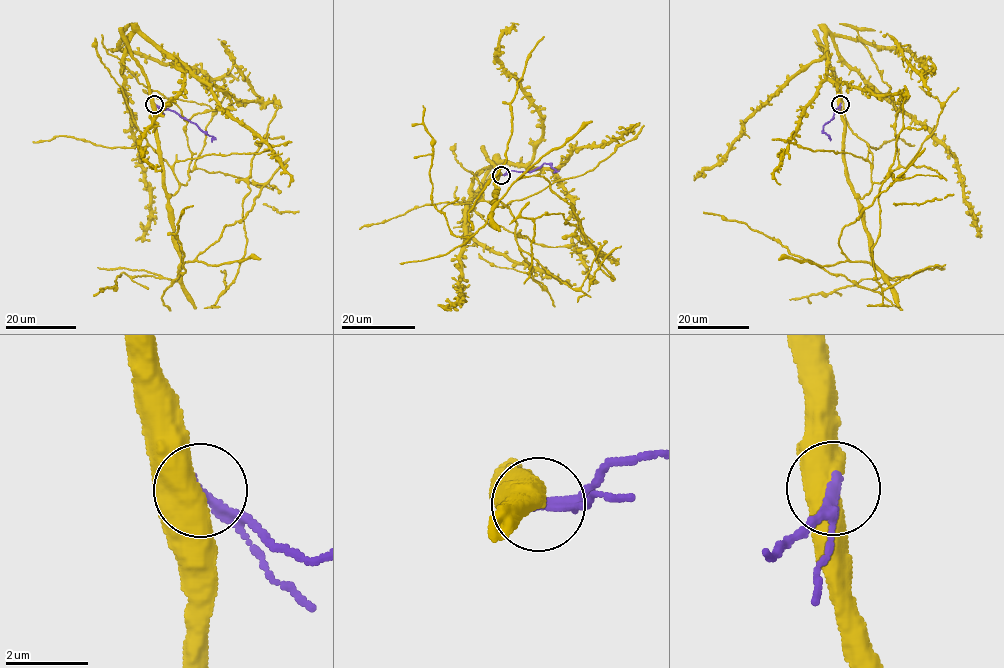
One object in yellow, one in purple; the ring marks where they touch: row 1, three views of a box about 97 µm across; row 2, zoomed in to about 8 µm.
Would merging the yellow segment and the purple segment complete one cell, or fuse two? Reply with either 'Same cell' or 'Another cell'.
Another cell

